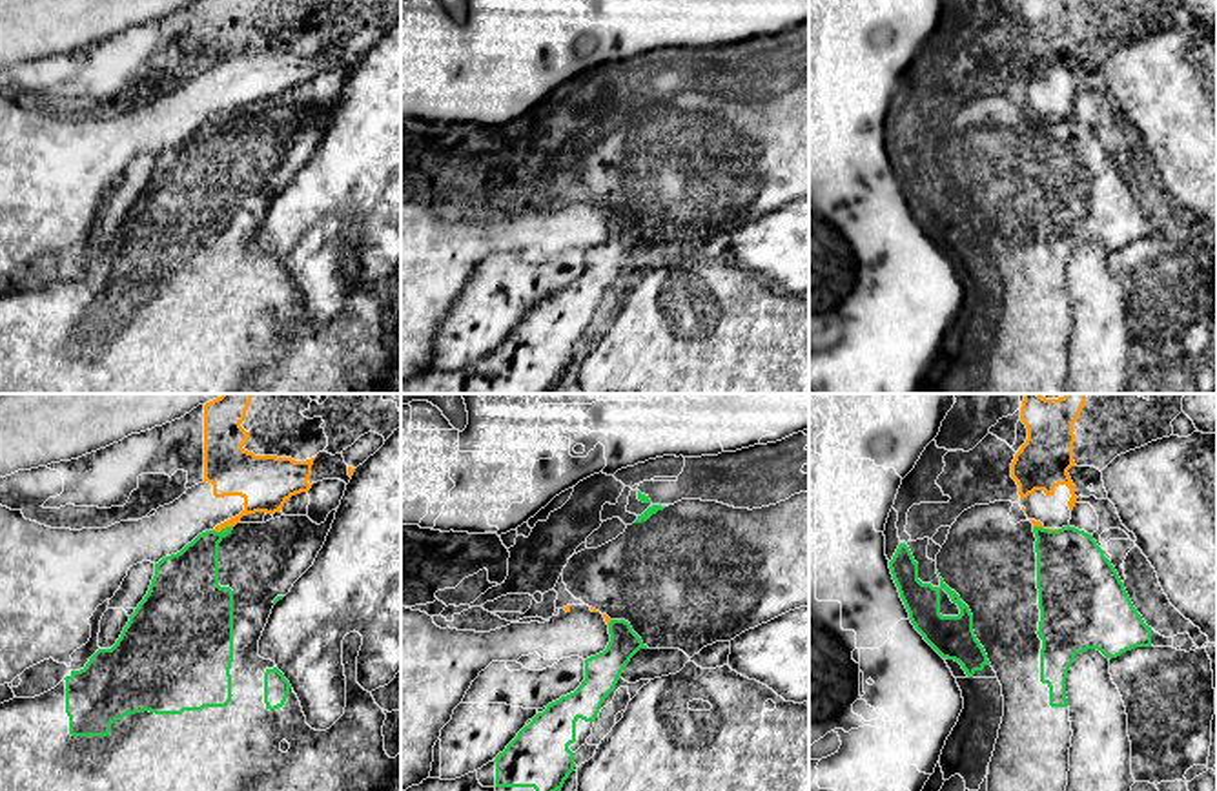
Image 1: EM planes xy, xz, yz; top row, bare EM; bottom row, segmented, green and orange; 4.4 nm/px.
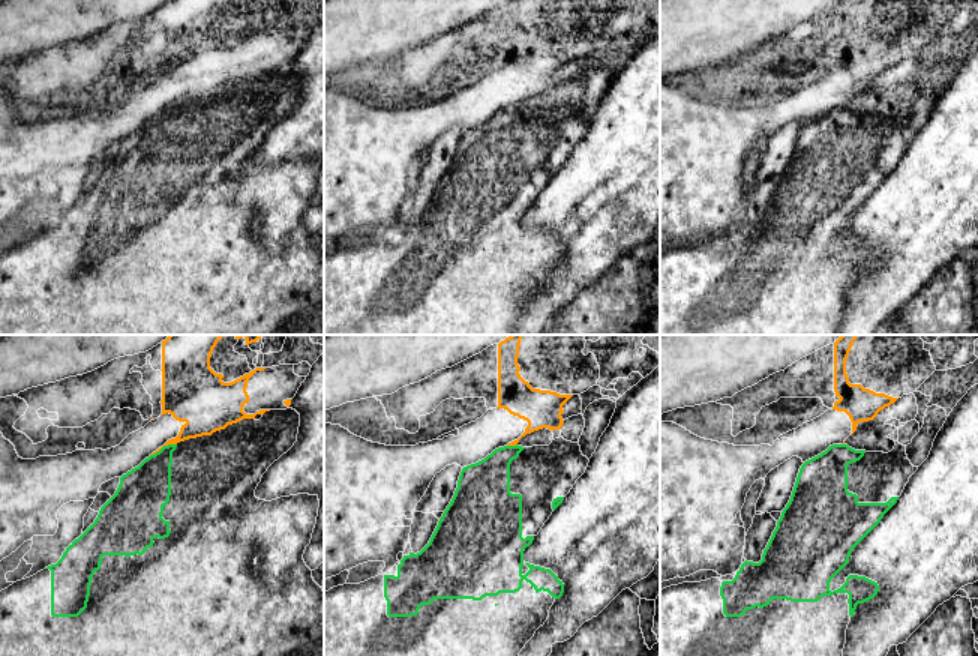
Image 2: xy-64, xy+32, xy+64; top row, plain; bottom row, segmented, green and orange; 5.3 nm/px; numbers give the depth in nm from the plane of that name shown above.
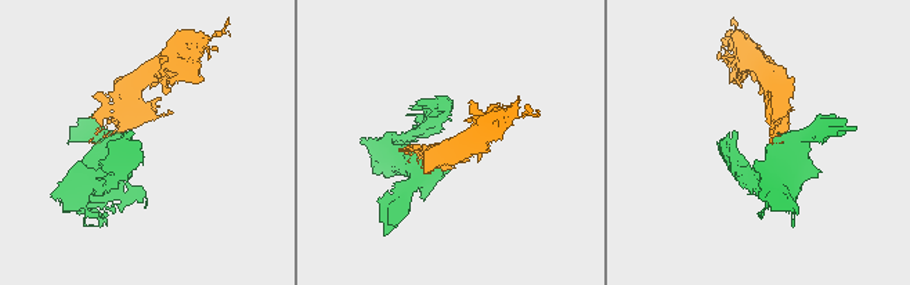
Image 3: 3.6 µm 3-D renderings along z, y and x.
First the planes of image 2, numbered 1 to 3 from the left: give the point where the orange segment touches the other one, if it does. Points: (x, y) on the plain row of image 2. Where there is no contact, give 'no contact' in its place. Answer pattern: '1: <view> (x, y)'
1: xy-64 (164, 110)
2: xy+32 (512, 110)
3: no contact

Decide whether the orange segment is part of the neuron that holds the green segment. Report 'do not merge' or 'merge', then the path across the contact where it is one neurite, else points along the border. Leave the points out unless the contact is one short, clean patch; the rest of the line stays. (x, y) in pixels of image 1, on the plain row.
do not merge | along xy (232, 117), (214, 123)

